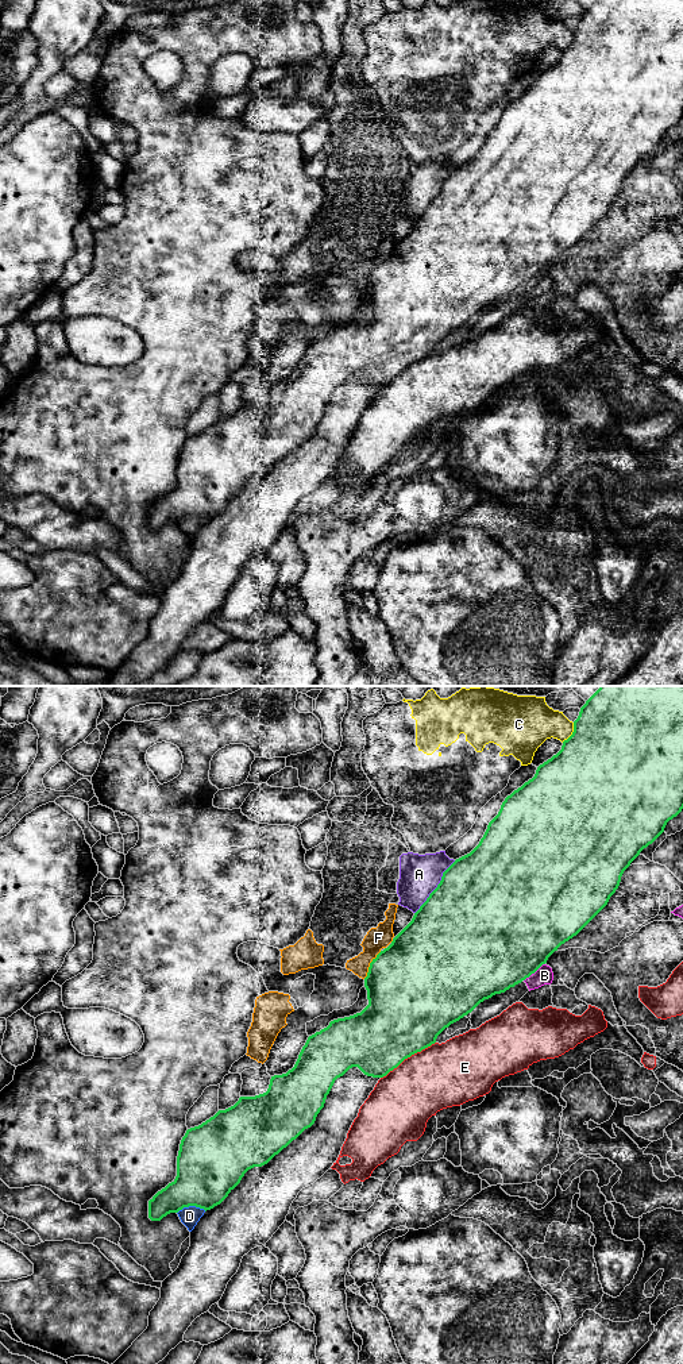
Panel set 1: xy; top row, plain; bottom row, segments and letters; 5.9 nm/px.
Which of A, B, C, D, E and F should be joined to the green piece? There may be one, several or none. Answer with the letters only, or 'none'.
none

